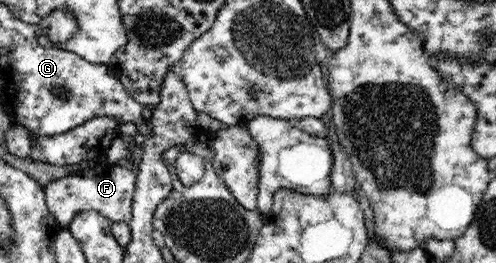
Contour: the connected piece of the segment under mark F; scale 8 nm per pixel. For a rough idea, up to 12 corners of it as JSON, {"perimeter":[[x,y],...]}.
{"perimeter":[[97,164],[44,187],[68,228],[81,211],[128,223],[137,176]]}

